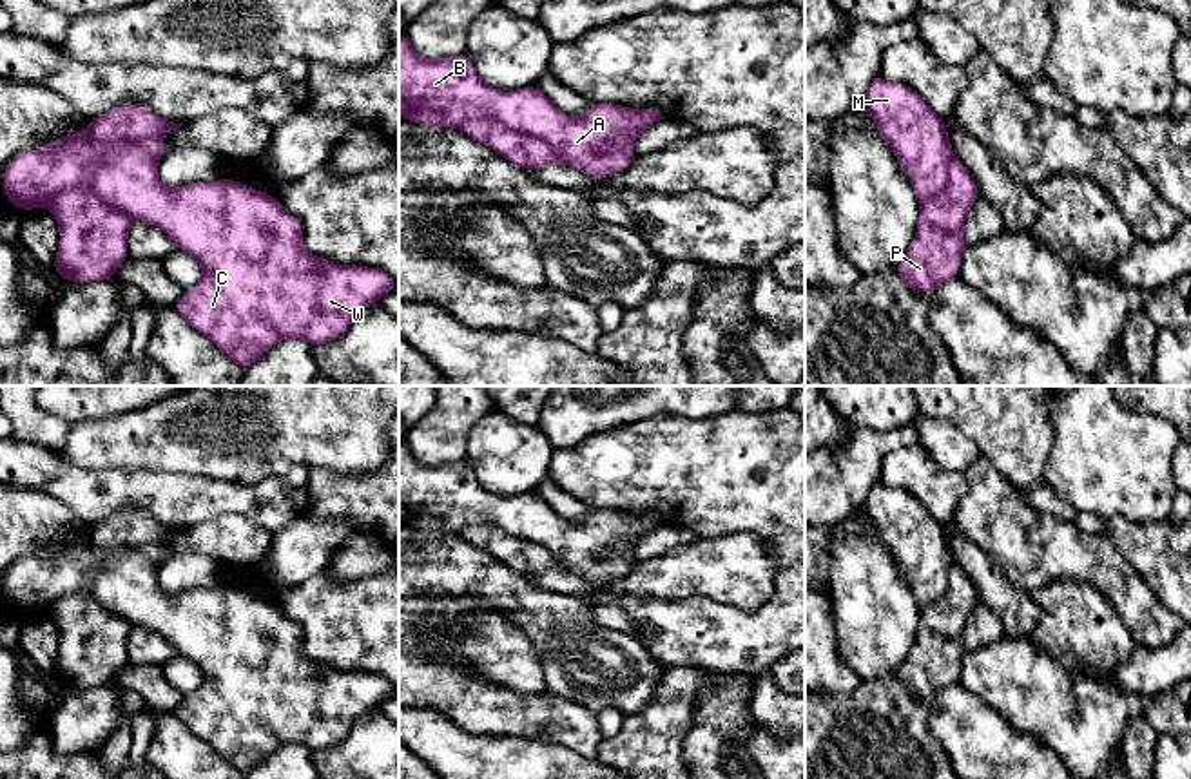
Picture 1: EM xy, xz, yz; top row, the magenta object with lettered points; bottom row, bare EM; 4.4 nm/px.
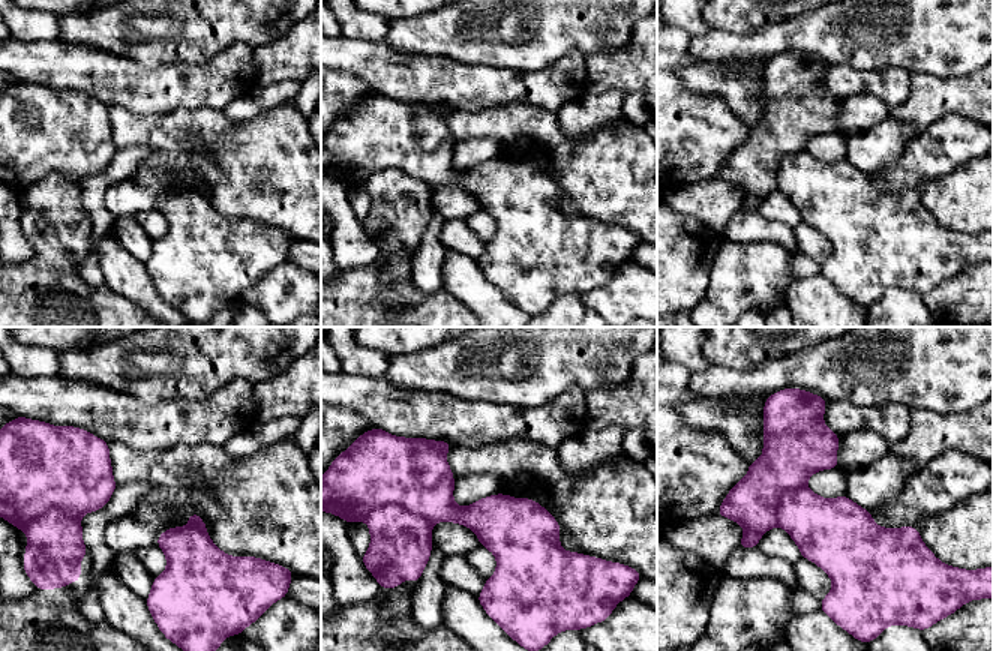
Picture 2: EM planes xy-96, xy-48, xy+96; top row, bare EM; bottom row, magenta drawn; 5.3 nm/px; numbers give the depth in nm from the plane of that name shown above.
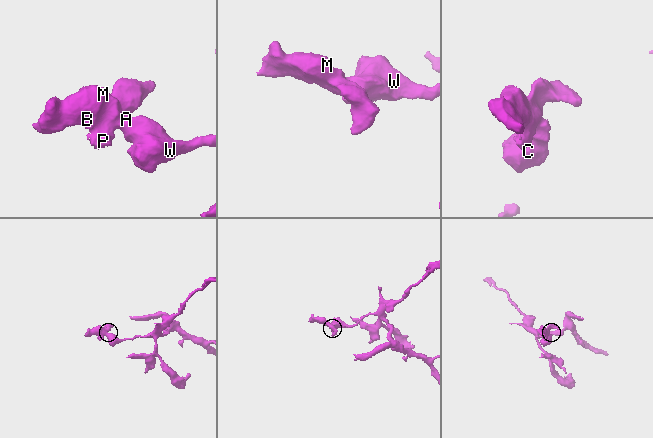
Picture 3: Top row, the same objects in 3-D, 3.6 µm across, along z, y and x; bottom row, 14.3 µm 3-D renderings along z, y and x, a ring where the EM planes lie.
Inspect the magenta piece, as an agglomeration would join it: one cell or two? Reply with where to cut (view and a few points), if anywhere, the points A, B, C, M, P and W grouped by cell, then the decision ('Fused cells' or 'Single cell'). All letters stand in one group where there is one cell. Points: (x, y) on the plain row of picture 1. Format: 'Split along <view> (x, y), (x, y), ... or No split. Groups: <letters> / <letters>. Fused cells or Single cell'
Split along xz (461, 533), (481, 524), (495, 524), (541, 544), (561, 566). Groups: A B C M W / P. Fused cells

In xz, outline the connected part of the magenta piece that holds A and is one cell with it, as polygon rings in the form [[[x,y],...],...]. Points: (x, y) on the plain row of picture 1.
[[[399,440],[399,522],[426,533],[453,534],[491,524],[511,536],[546,547],[560,569],[589,583],[611,583],[629,572],[636,562],[634,545],[645,533],[665,525],[653,513],[631,515],[616,509],[593,509],[584,522],[567,522],[538,493],[500,498],[477,480],[466,458],[439,466],[424,464],[404,440]]]

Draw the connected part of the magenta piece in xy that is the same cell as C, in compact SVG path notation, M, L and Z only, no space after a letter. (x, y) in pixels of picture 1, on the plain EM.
M91 531L9 565L2 601L11 605L13 614L33 616L51 612L74 592L91 594L132 627L161 634L178 656L199 667L199 688L183 699L174 716L243 775L285 745L303 745L310 752L337 745L359 716L399 694L386 678L312 661L303 650L301 627L270 598L254 596L228 582L210 589L167 592L158 583L158 567L141 551L127 549L103 563Z

